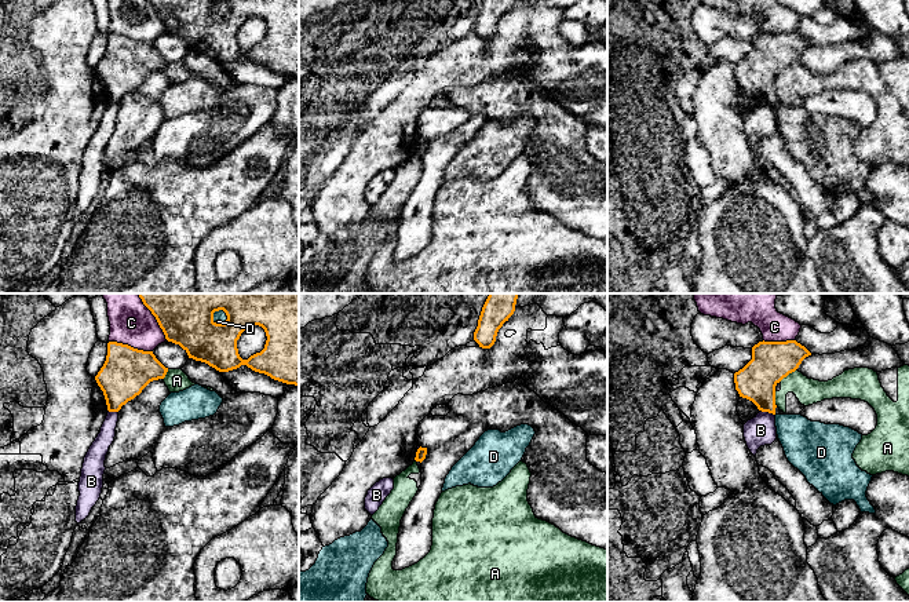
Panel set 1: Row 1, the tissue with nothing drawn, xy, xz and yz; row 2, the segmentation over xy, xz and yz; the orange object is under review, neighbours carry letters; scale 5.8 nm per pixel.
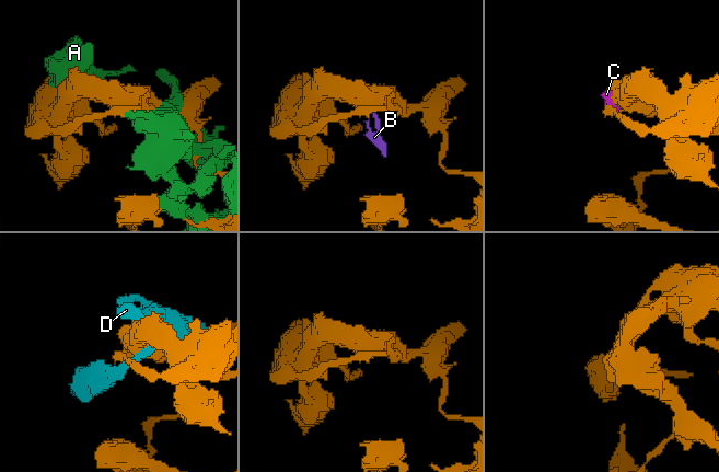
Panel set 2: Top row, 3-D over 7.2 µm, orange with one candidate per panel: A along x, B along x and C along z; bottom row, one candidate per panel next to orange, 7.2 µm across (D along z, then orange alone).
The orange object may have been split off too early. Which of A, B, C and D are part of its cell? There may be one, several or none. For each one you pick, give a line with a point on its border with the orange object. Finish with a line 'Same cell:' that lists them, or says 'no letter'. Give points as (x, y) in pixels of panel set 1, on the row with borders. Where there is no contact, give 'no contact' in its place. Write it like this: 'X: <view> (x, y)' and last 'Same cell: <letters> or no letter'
Same cell: no letter

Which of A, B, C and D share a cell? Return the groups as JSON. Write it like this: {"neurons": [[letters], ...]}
{"neurons": [["A"], ["B", "C"], ["D"]]}

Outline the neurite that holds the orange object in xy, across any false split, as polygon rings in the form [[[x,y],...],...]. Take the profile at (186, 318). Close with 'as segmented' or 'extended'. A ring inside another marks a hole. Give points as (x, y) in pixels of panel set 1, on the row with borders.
[[[138,293],[143,304],[156,317],[165,339],[179,344],[196,361],[201,361],[219,372],[229,372],[247,365],[255,372],[264,373],[274,380],[299,386],[299,293]],[[223,310],[227,315],[224,324],[213,321],[213,313]],[[252,325],[264,329],[267,340],[260,353],[242,360],[238,354],[237,340]]]; as segmented

